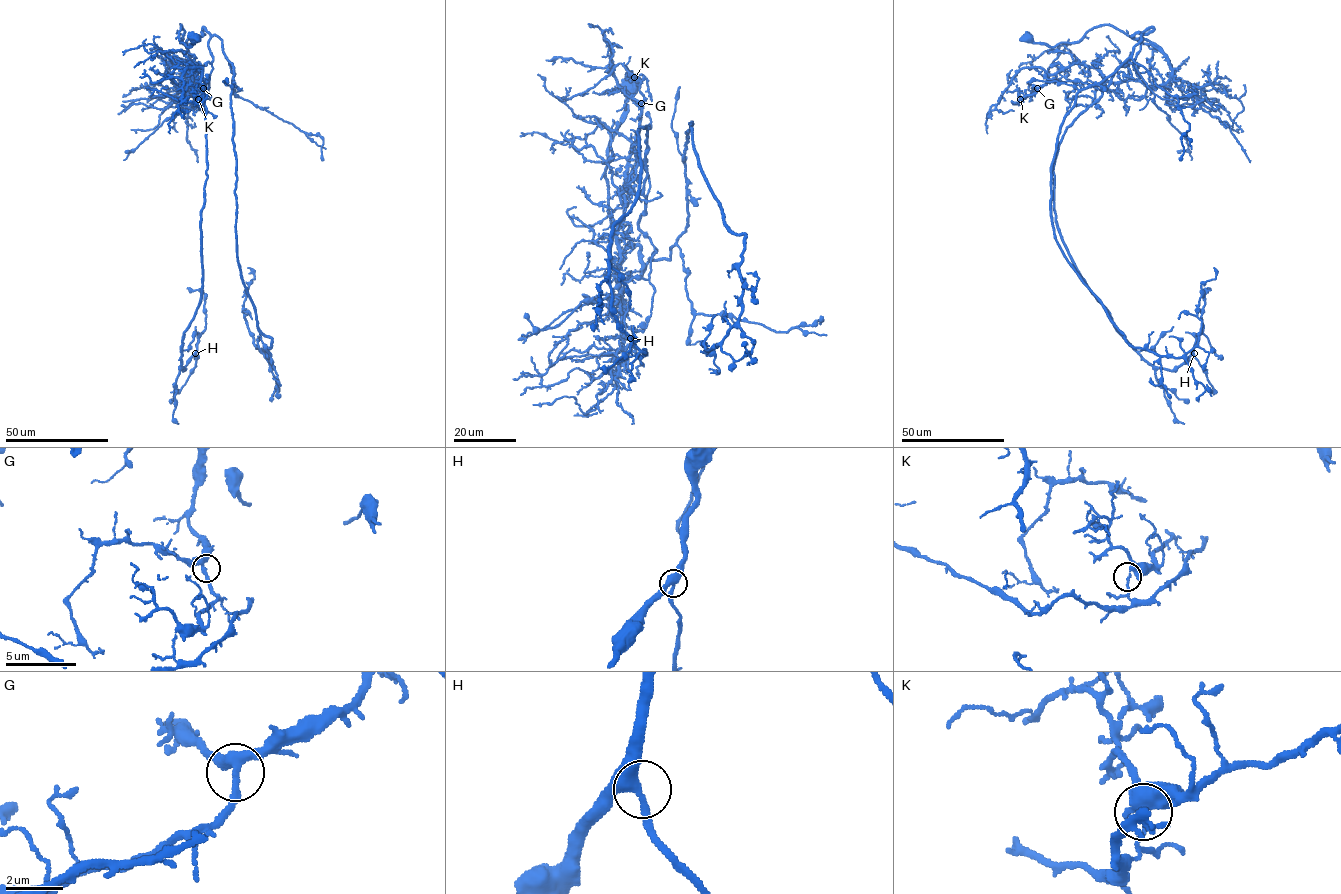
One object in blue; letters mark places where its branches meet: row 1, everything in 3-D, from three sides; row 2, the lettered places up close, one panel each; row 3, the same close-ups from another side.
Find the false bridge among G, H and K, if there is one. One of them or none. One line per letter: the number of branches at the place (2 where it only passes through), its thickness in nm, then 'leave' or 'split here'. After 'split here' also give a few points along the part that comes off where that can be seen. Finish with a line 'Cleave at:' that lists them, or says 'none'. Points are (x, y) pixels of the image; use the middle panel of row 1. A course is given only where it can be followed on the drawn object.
G: branches 3; calibre 320 nm; leave
H: branches 3; calibre 360 nm; leave
K: branches 3; calibre 170 nm; split here; course (634, 77), (619, 63), (585, 91), (562, 99), (557, 96)
Cleave at: K

